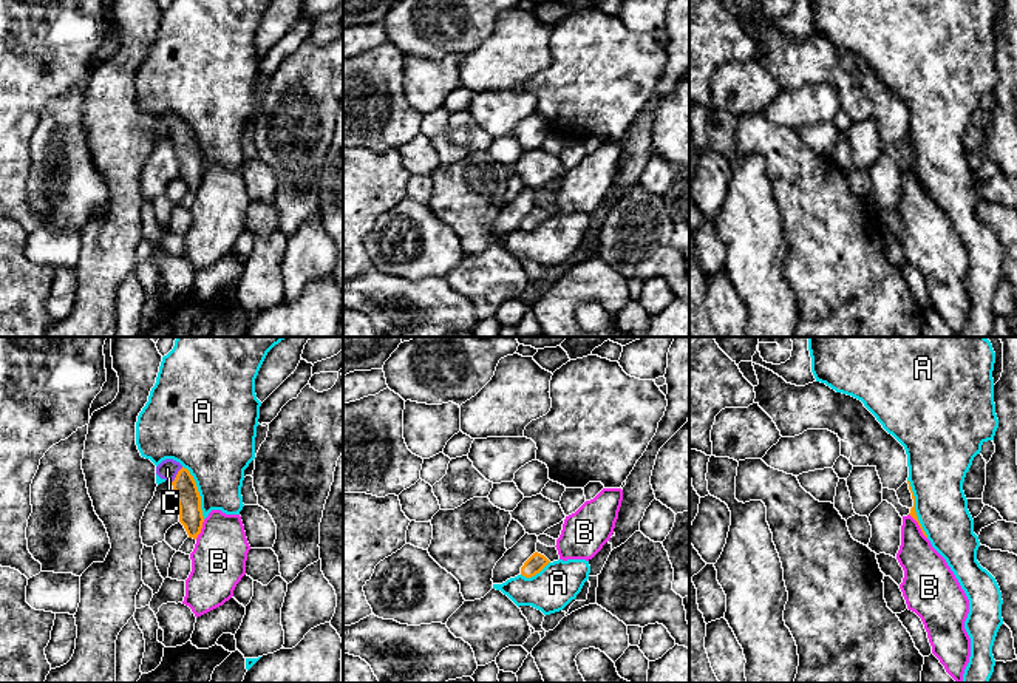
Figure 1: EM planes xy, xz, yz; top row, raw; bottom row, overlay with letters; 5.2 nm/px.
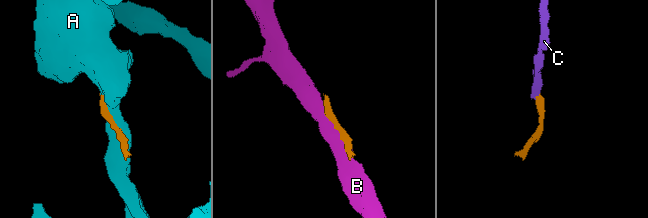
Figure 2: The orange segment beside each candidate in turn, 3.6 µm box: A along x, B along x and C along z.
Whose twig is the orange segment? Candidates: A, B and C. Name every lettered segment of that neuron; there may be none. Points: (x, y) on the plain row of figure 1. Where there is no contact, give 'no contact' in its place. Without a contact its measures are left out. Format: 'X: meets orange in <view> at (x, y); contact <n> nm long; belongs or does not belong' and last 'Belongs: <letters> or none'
A: meets orange in yz at (914, 163); contact 320 nm long; does not belong
B: meets orange in yz at (918, 178); contact 160 nm long; does not belong
C: meets orange in xy at (176, 129); contact 110 nm long; belongs
Belongs: C

